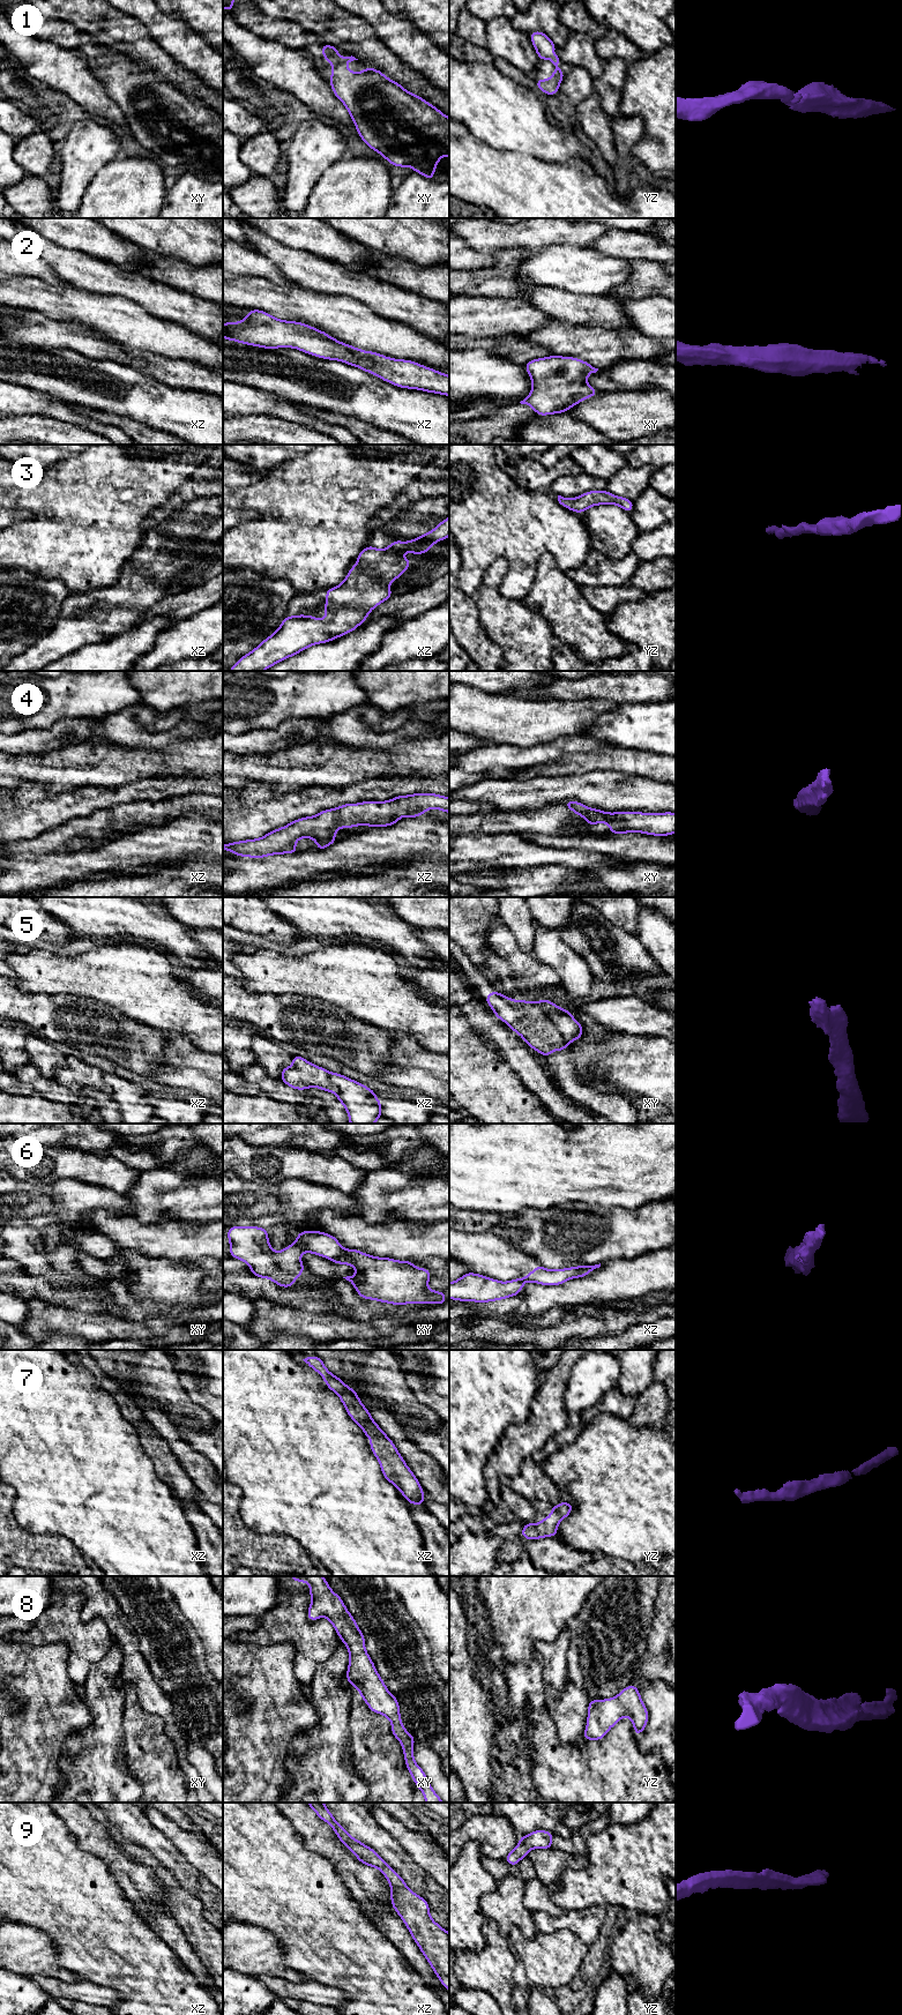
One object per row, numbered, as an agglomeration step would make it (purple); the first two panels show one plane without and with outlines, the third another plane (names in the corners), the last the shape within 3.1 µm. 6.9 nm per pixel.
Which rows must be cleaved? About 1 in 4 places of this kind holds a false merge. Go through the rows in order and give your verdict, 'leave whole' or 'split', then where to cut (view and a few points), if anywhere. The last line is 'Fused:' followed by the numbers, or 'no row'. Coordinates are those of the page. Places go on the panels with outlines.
1: leave whole | no cut
2: leave whole | no cut
3: leave whole | no cut
4: leave whole | no cut
5: split | xy (537, 1004), (567, 1043)
6: split | xy (295, 1244), (302, 1252)
7: leave whole | no cut
8: leave whole | no cut
9: leave whole | no cut
Fused: 5, 6

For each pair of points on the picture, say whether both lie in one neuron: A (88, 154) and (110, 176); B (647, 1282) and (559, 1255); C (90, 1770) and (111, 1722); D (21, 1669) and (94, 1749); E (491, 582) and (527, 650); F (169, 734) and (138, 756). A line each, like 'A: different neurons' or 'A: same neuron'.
A: different neurons
B: different neurons
C: same neuron
D: different neurons
E: same neuron
F: different neurons

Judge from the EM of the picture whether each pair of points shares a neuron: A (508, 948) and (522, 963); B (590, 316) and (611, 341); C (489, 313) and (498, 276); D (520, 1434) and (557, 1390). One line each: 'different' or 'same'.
A: same
B: different
C: different
D: same

